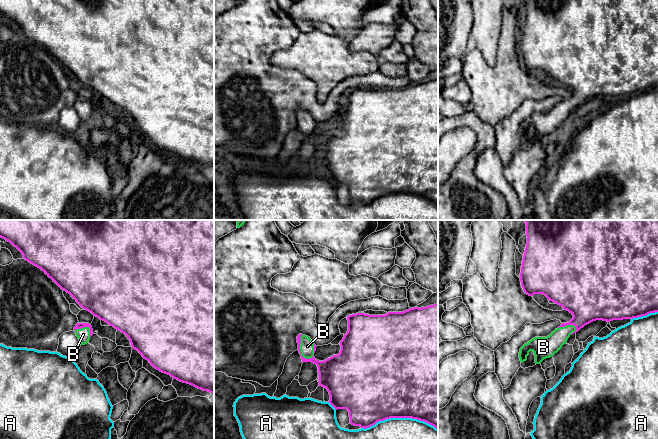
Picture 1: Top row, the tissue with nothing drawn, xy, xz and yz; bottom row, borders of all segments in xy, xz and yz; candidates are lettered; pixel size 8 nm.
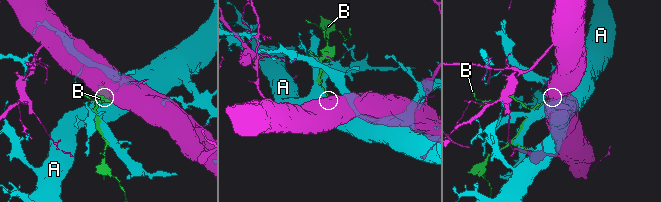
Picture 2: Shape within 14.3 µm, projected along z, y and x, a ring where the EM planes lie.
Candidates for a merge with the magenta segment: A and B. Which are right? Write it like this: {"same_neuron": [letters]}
{"same_neuron": ["B"]}

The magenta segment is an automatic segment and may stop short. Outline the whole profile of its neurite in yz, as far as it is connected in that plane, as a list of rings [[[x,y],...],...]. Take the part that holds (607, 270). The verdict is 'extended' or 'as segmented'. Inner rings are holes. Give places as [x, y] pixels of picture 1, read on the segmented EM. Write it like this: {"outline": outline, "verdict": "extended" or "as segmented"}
{"outline": [[[525,220],[525,223],[527,244],[519,277],[524,292],[529,296],[534,294],[545,295],[548,300],[569,311],[573,318],[567,323],[562,323],[549,336],[535,337],[524,344],[519,352],[521,363],[527,360],[530,351],[534,352],[536,364],[541,364],[544,359],[553,357],[567,343],[572,334],[593,321],[603,320],[610,322],[613,320],[633,319],[658,312],[658,220]]], "verdict": "extended"}

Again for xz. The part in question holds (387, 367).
{"outline": [[[438,303],[385,315],[356,313],[347,316],[347,320],[348,331],[340,341],[340,353],[324,361],[314,357],[317,346],[310,337],[297,336],[302,362],[317,365],[319,386],[329,392],[329,403],[336,410],[347,409],[350,423],[364,429],[390,418],[417,419],[438,429]]], "verdict": "extended"}

